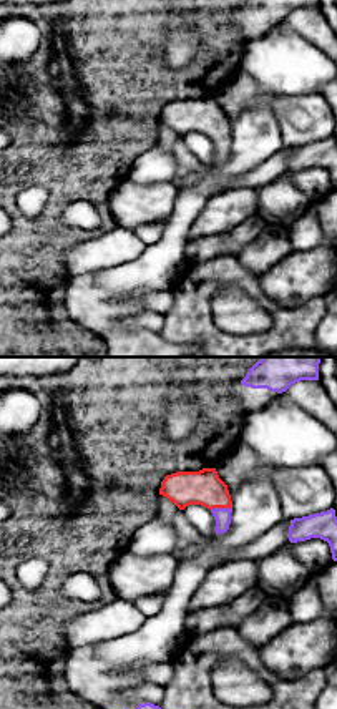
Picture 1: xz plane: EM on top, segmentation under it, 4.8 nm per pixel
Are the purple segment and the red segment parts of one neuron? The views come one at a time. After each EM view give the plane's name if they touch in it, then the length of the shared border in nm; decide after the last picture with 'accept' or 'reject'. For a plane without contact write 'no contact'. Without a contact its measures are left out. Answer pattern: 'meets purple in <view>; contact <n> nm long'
meets purple in xz; contact 110 nm long

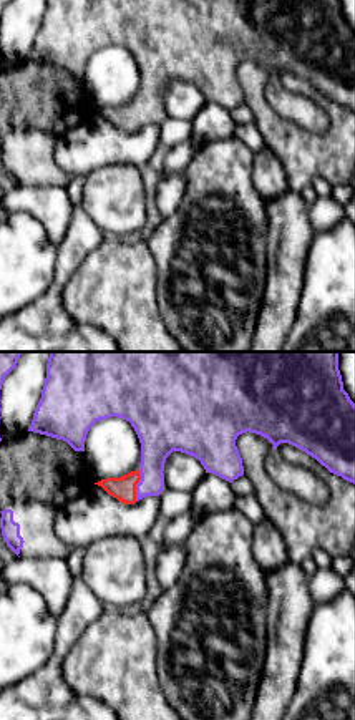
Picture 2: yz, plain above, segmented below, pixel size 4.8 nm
meets purple in yz; contact 150 nm long

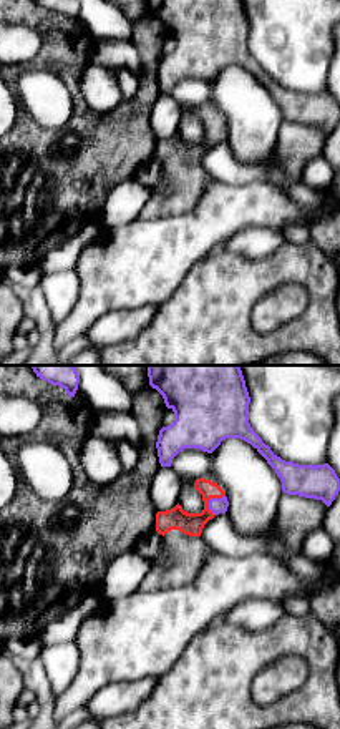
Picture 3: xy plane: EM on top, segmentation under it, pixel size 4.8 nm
meets purple in xy; contact 120 nm long

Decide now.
accept

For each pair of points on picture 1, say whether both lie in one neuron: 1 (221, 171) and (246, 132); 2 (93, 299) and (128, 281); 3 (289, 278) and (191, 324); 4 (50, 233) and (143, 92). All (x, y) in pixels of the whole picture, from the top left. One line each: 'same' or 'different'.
1: same
2: different
3: different
4: same

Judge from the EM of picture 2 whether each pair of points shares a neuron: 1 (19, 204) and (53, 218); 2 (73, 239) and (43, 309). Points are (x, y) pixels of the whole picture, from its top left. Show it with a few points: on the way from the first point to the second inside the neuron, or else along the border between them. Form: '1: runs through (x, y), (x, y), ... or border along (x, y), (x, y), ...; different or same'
1: runs through (27, 204), (40, 204), (45, 209); same
2: runs through (70, 256), (55, 292); same

